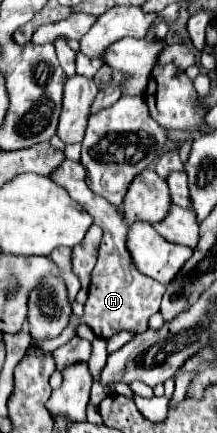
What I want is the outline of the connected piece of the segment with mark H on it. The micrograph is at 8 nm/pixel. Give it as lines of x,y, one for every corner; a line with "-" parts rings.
64,159
60,169
56,169
56,173
48,175
52,181
56,181
56,185
64,187
68,191
68,195
78,201
80,205
84,205
84,209
88,209
88,213
94,217
96,225
100,225
104,229
104,237
100,243
100,253
98,253
98,263
92,271
92,283
88,289
88,301
84,305
84,317
82,319
72,319
70,327
64,329
64,333
56,339
44,341
38,347
46,349
46,351
56,351
60,345
64,345
72,335
74,335
74,327
78,323
86,323
98,337
112,337
118,331
134,331
134,333
142,333
148,329
148,319
160,309
160,299
166,291
164,285
160,285
158,281
142,275
134,265
132,259
128,255
126,249
126,225
120,217
120,213
116,211
114,205
108,205
108,201
104,201
104,197
96,195
88,185
86,185
86,173
84,167
80,163
74,163
70,159

